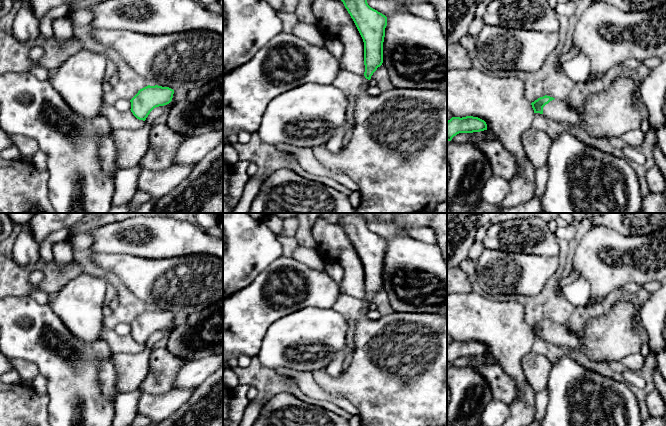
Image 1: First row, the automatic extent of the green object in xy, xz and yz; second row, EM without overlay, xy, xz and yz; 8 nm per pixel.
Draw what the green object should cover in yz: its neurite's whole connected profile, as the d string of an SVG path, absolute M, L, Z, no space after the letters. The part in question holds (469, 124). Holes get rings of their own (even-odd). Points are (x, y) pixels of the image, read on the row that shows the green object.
M452 117L447 121L447 141L451 141L459 133L473 133L484 130L487 130L487 124L478 117Z

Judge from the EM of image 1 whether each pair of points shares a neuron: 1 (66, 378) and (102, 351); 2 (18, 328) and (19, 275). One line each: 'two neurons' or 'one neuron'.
1: one neuron
2: two neurons

